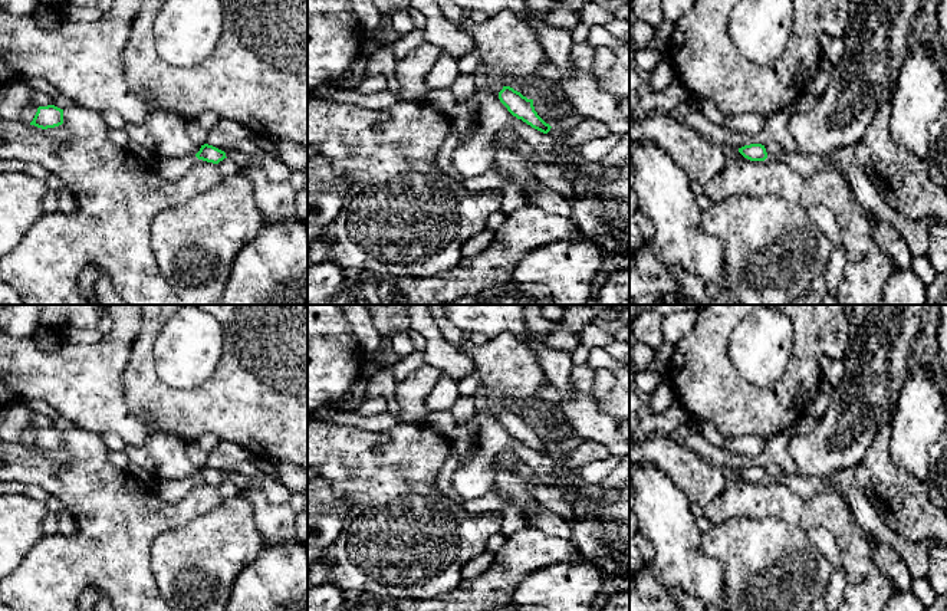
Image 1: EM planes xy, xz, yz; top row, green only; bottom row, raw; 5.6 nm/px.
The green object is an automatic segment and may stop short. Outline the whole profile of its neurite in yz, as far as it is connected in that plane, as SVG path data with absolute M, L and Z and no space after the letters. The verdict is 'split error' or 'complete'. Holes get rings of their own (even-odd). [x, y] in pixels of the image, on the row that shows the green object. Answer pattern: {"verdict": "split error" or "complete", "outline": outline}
{"verdict": "complete", "outline": "M762 144L744 145L739 148L739 152L750 161L764 161L767 158L766 148Z"}

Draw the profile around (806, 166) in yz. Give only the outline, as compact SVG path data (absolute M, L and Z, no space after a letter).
M783 151L776 161L786 162L792 170L798 171L803 177L809 177L825 168L838 168L844 173L842 167L829 160L825 155L805 155L802 152Z

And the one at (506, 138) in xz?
M502 129L496 134L493 139L494 148L507 148L507 150L516 150L516 141L519 139L514 129Z

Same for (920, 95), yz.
M914 46L897 78L891 95L890 132L915 158L927 158L930 127L947 104L947 82L933 52Z

